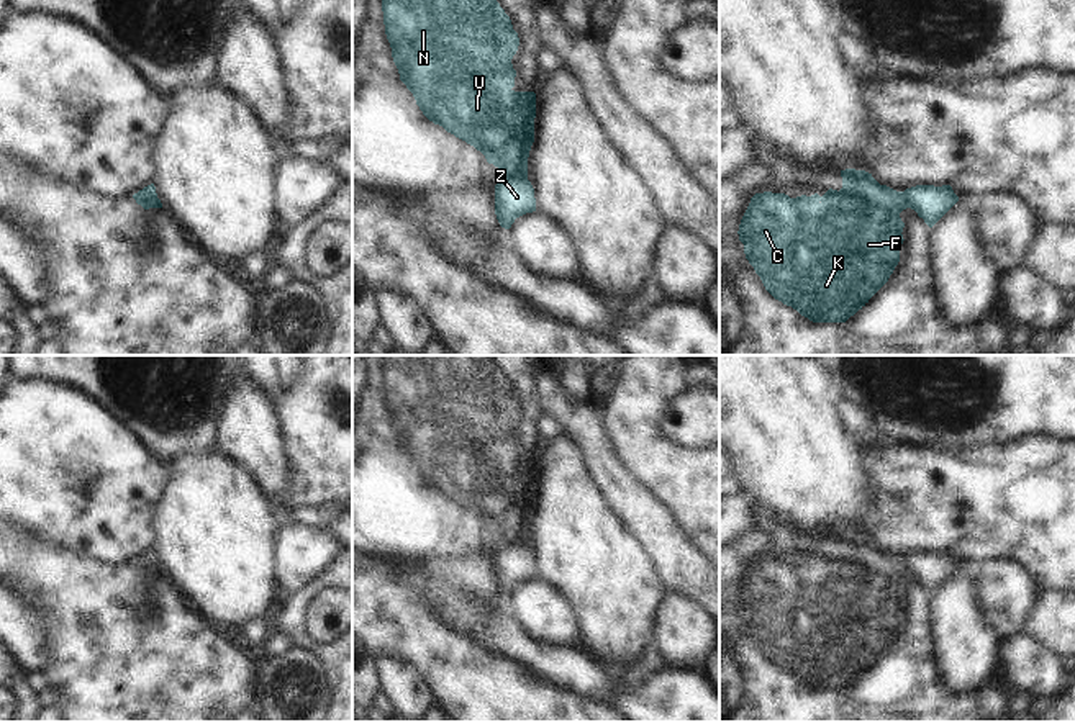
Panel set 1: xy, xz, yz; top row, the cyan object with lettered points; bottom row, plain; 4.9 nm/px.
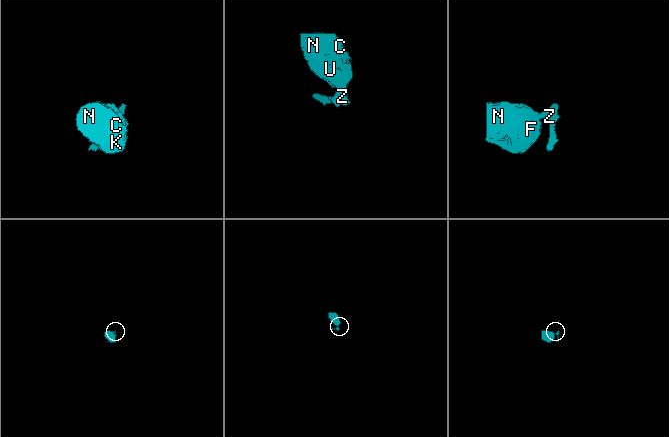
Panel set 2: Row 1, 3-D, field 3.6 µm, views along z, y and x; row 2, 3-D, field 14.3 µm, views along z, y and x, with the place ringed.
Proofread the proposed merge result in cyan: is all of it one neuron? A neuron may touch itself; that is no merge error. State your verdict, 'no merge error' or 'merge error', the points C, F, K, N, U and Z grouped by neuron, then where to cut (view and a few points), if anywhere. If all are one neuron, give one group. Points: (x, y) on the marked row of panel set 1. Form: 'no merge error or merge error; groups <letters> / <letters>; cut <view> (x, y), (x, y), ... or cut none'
merge error; groups C F K N U / Z; cut xz (526, 177), (503, 179)

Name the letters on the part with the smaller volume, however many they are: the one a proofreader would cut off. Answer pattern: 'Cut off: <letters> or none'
Cut off: Z

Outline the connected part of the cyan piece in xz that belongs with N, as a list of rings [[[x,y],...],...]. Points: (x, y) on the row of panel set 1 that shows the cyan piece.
[[[382,0],[382,11],[385,34],[392,47],[392,57],[398,69],[400,80],[413,93],[423,115],[434,124],[442,126],[447,133],[480,151],[488,164],[501,170],[503,178],[528,178],[528,157],[534,142],[536,93],[513,90],[516,70],[513,69],[511,59],[518,51],[519,38],[500,3],[497,0]]]

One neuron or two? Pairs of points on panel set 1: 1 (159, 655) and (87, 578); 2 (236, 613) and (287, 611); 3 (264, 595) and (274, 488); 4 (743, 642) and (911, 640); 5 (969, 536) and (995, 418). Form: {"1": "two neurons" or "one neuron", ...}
{"1": "one neuron", "2": "two neurons", "3": "two neurons", "4": "one neuron", "5": "two neurons"}

